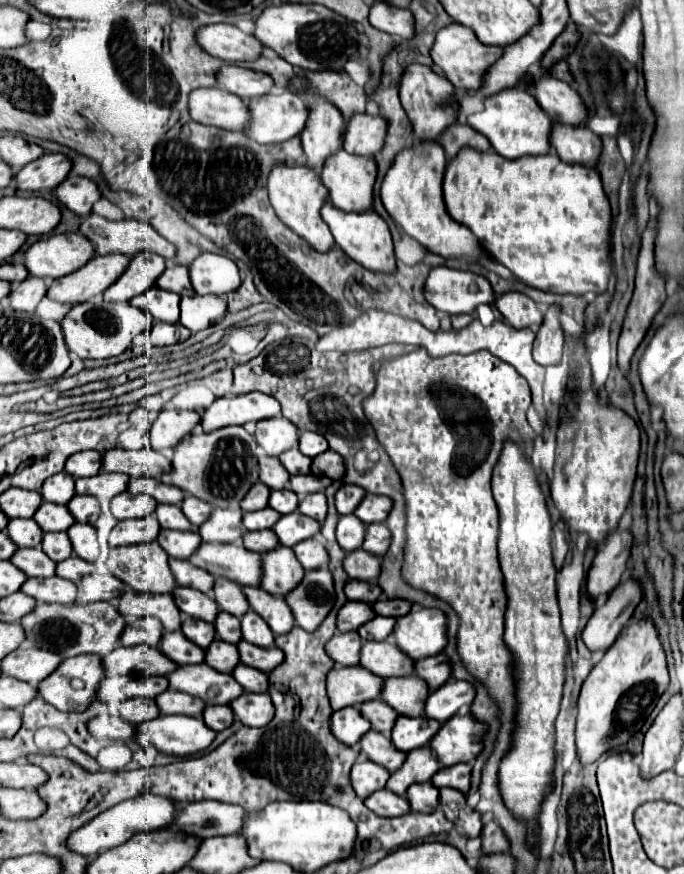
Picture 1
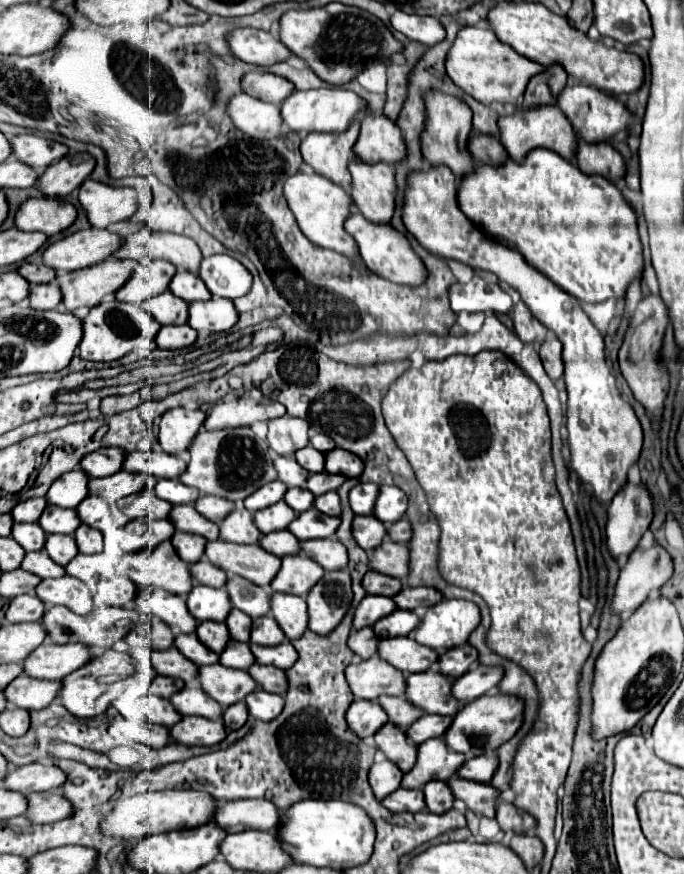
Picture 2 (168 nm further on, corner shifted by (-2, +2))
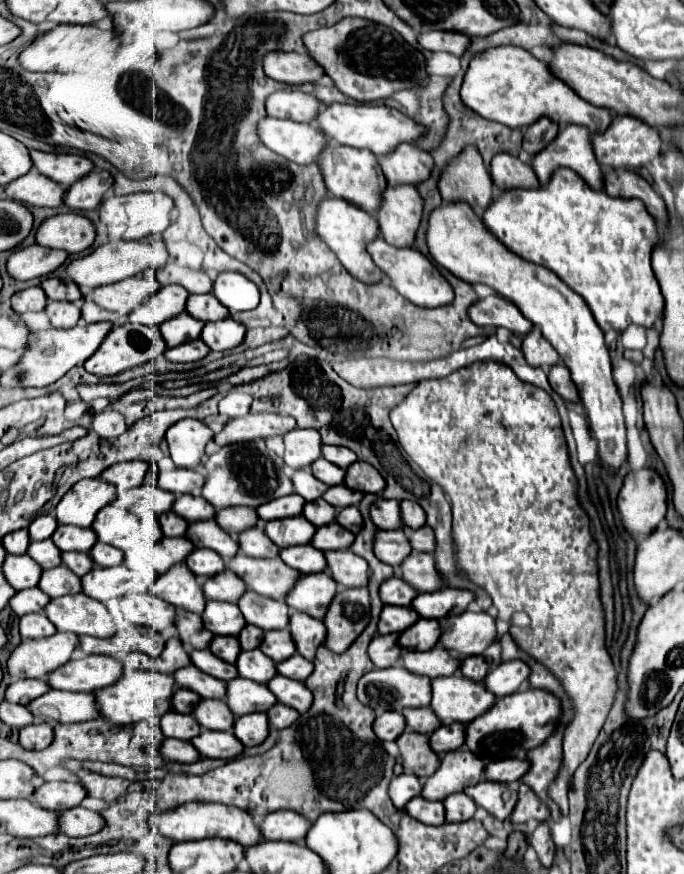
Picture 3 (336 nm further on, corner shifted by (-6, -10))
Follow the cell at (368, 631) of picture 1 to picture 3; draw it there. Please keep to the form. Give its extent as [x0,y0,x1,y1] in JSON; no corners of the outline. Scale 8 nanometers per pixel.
[398,620,438,650]

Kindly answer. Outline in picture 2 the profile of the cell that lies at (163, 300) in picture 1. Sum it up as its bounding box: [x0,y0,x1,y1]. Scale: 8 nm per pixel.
[144,292,188,326]

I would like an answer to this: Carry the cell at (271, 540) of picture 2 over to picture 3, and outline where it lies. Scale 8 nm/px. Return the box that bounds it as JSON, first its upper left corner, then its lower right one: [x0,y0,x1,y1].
[280,544,326,572]

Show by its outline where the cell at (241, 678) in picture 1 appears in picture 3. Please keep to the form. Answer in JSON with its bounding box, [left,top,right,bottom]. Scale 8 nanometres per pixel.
[266,676,312,714]

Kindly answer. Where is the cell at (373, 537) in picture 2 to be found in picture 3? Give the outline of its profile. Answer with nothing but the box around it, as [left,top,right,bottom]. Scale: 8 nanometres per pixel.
[374,530,412,566]

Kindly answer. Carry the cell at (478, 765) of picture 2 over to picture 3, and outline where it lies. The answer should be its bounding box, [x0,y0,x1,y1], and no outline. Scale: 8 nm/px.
[484,758,526,784]

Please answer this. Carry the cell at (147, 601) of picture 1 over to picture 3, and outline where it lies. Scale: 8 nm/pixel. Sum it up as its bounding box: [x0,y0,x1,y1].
[176,608,214,650]

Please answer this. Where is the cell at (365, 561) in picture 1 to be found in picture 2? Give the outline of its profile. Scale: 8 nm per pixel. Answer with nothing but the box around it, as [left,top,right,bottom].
[370,536,406,580]

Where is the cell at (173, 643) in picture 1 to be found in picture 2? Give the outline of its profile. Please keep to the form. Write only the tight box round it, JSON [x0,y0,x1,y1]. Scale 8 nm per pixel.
[174,634,218,666]

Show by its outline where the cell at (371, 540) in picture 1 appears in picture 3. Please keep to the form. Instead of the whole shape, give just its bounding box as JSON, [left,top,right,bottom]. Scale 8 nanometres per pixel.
[408,526,434,552]

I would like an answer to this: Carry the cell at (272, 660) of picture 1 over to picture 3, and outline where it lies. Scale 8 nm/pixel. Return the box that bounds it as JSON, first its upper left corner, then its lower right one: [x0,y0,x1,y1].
[276,654,314,682]

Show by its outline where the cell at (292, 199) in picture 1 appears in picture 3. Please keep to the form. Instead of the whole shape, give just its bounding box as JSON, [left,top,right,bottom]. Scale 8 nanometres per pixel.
[316,198,386,284]

